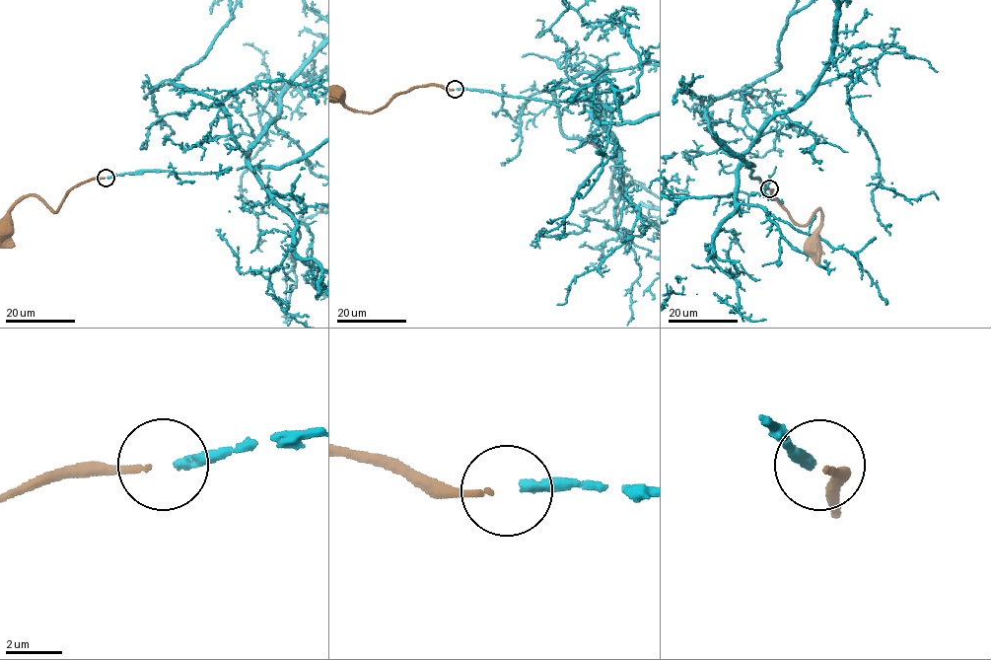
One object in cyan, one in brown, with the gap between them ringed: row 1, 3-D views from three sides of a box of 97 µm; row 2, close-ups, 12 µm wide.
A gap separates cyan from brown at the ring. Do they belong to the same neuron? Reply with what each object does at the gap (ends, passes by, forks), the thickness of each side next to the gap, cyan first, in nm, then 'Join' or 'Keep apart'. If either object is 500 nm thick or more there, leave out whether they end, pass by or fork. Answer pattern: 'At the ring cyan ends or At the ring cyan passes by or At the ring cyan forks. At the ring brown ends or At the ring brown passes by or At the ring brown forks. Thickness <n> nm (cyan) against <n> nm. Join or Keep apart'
At the ring cyan ends. At the ring brown ends. Thickness 280 nm (cyan) against 220 nm. Join

